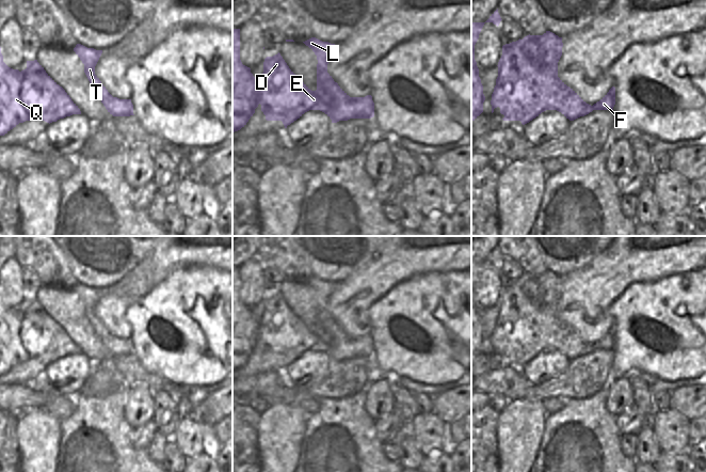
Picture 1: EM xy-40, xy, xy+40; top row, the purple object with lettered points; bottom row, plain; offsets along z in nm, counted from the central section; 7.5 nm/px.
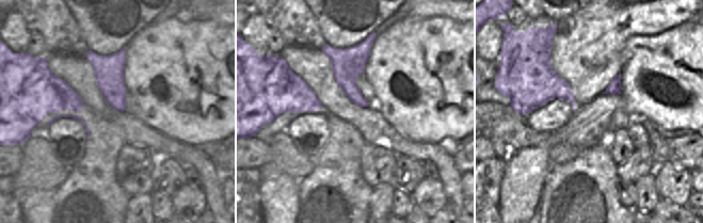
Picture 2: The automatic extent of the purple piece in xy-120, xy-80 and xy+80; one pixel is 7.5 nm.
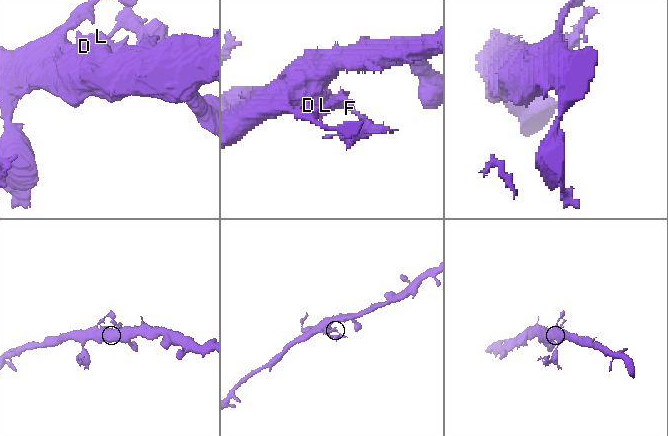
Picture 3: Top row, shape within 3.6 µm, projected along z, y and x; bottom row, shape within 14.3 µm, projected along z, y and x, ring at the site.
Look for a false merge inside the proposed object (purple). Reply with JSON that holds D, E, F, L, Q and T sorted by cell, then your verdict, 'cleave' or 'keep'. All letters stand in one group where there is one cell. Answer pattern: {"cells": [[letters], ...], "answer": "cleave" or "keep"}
{"cells": [["D", "E", "F", "L", "Q", "T"]], "answer": "keep"}

